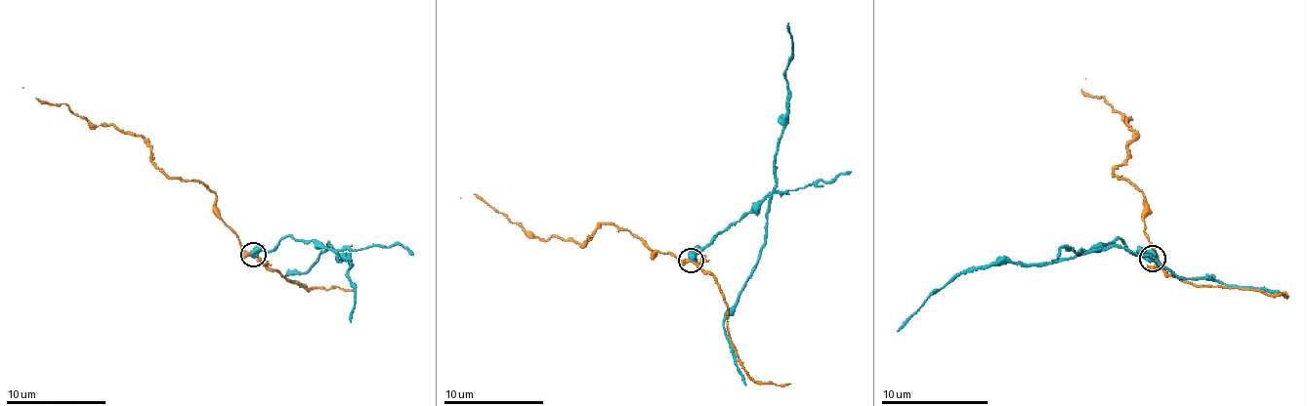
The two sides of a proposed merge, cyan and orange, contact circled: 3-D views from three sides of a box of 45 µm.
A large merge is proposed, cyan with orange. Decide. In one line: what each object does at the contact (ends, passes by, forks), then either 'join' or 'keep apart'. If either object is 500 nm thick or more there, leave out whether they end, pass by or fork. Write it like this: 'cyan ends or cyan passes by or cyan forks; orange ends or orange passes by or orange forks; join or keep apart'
keep apart

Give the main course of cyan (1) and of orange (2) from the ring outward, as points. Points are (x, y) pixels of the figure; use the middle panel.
1: (690, 261), (723, 230), (768, 203), (768, 238), (757, 265), (742, 286), (735, 310), (723, 323), (745, 385)
2: (690, 261), (653, 253), (635, 235), (608, 223), (580, 243), (555, 235), (532, 238), (473, 193), (460, 198)

